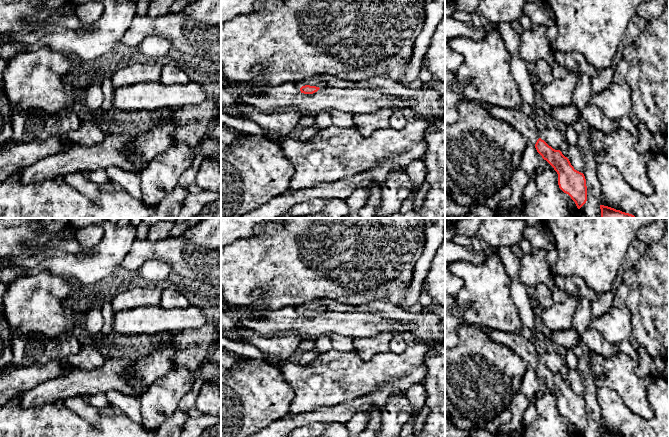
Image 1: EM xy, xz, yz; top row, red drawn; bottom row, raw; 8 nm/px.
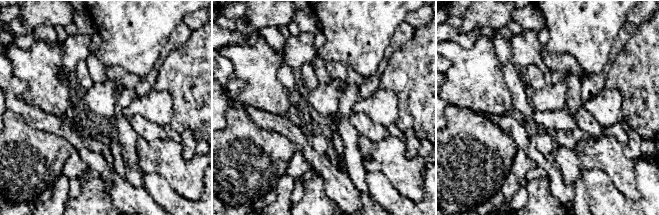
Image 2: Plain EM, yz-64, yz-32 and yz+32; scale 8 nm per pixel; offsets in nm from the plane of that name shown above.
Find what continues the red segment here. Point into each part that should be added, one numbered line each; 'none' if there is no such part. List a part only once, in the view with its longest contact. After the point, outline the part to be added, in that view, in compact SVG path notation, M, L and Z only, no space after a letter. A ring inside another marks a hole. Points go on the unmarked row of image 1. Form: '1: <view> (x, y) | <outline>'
1: xz (316, 305) | M319 299L314 300L310 303L306 303L306 304L301 305L301 306L296 306L295 308L299 314L302 310L305 310L305 309L316 310L319 312L324 312L326 310L326 306L323 305Z

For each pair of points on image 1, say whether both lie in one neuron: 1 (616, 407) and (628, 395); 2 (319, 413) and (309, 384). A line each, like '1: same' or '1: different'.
1: different
2: different

